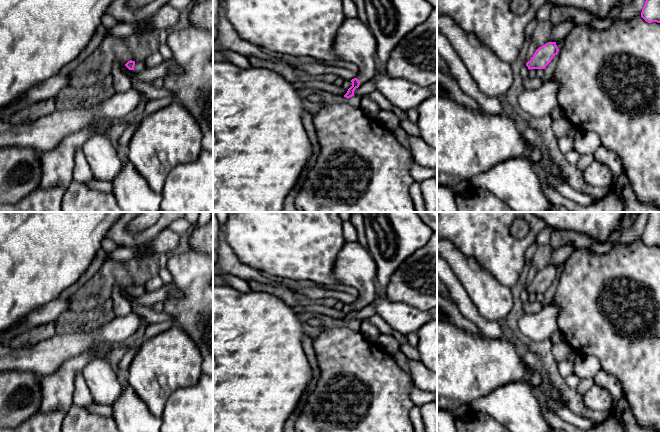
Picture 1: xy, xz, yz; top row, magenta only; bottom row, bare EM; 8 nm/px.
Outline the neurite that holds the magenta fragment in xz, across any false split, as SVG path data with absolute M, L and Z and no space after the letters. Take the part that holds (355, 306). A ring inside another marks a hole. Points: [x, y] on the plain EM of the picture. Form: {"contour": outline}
{"contour": "M358 241L344 242L336 257L333 273L341 285L354 287L359 292L359 300L351 304L352 310L344 319L350 322L360 308L369 305L378 297L376 263L368 249Z"}

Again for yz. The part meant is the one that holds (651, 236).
{"contour": "M650 212L641 241L648 247L661 248L661 212Z"}

